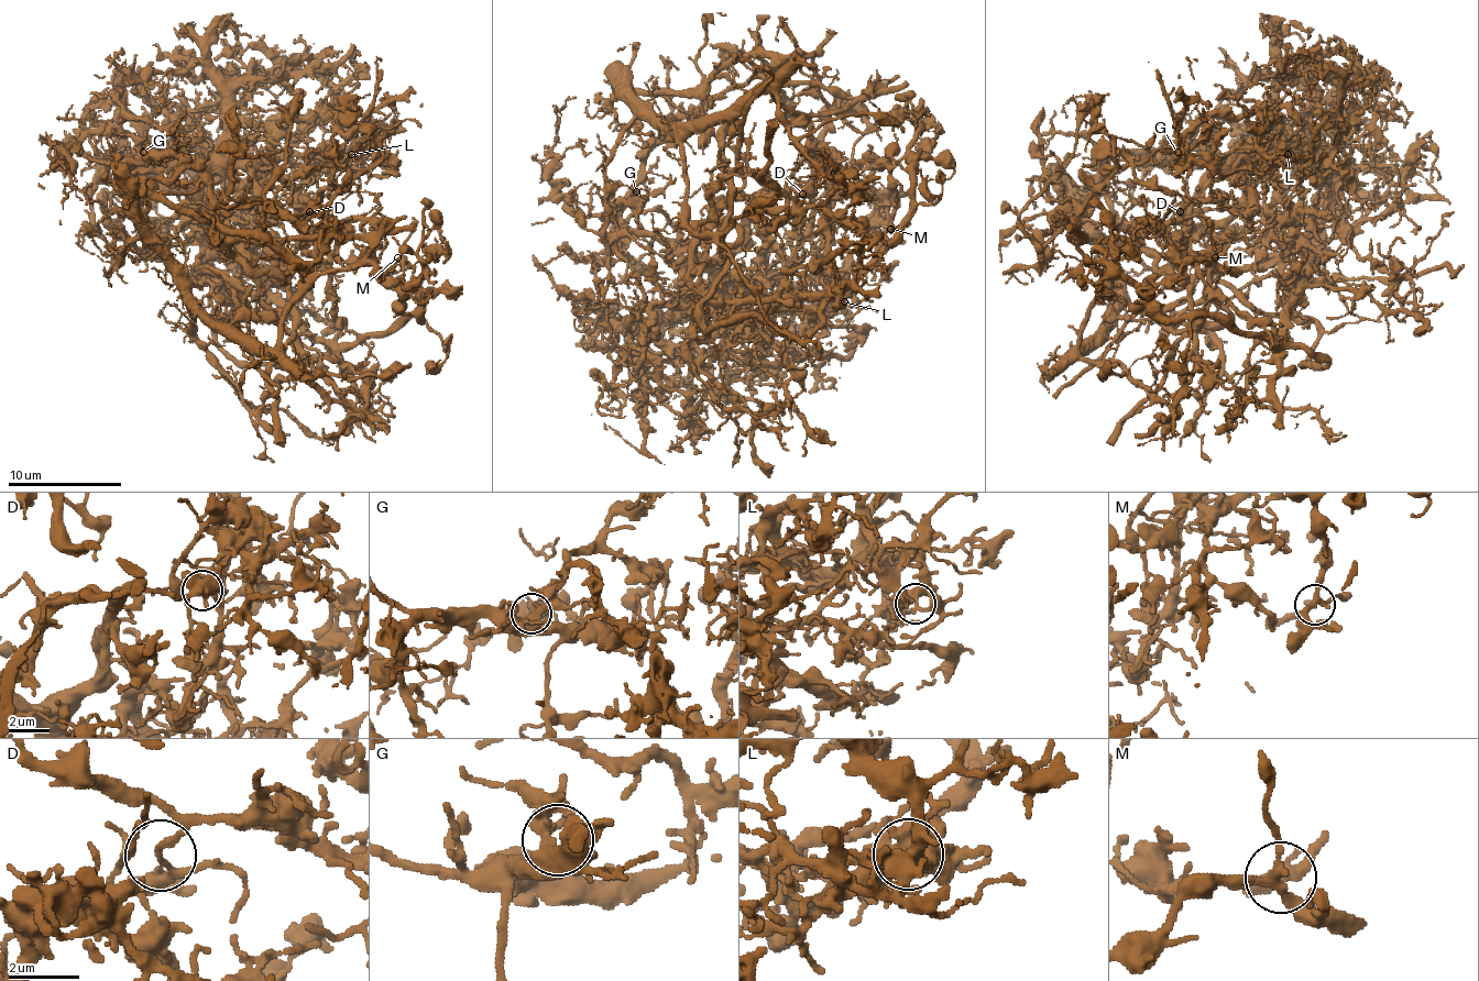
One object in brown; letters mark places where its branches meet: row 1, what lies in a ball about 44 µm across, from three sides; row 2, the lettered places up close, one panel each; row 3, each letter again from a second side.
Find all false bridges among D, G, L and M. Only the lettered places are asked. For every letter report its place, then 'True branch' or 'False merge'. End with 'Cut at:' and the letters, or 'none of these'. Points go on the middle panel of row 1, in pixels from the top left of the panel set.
D: Place: (802, 194). False merge
G: Place: (636, 191). True branch
L: Place: (844, 301). False merge
M: Place: (890, 229). True branch
Cut at: D, L

